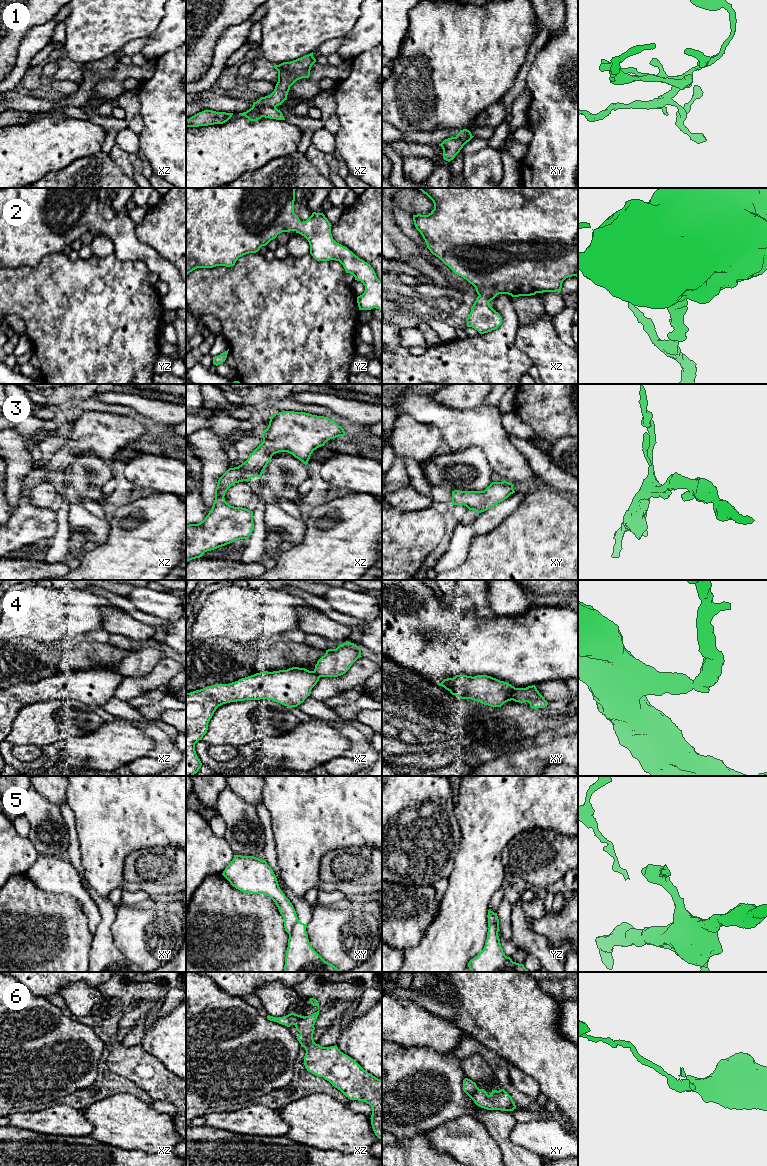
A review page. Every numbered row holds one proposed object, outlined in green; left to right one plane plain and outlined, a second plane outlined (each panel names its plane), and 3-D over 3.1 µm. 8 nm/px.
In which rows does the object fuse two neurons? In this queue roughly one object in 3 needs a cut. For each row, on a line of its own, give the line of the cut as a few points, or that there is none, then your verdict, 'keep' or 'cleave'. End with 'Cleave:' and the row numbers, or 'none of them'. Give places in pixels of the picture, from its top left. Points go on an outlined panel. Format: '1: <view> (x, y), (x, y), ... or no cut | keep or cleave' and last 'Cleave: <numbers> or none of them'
1: xz (275, 106), (262, 106), (258, 110) | cleave
2: no cut | keep
3: no cut | keep
4: xy (516, 688), (512, 693), (511, 699) | cleave
5: yz (488, 923), (494, 923), (498, 931) | cleave
6: no cut | keep
Cleave: 1, 4, 5

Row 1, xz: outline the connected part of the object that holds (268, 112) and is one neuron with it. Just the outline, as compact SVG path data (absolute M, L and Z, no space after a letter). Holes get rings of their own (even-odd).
M262 107L259 111L262 117L276 120L285 120L282 112L278 110L276 107Z

